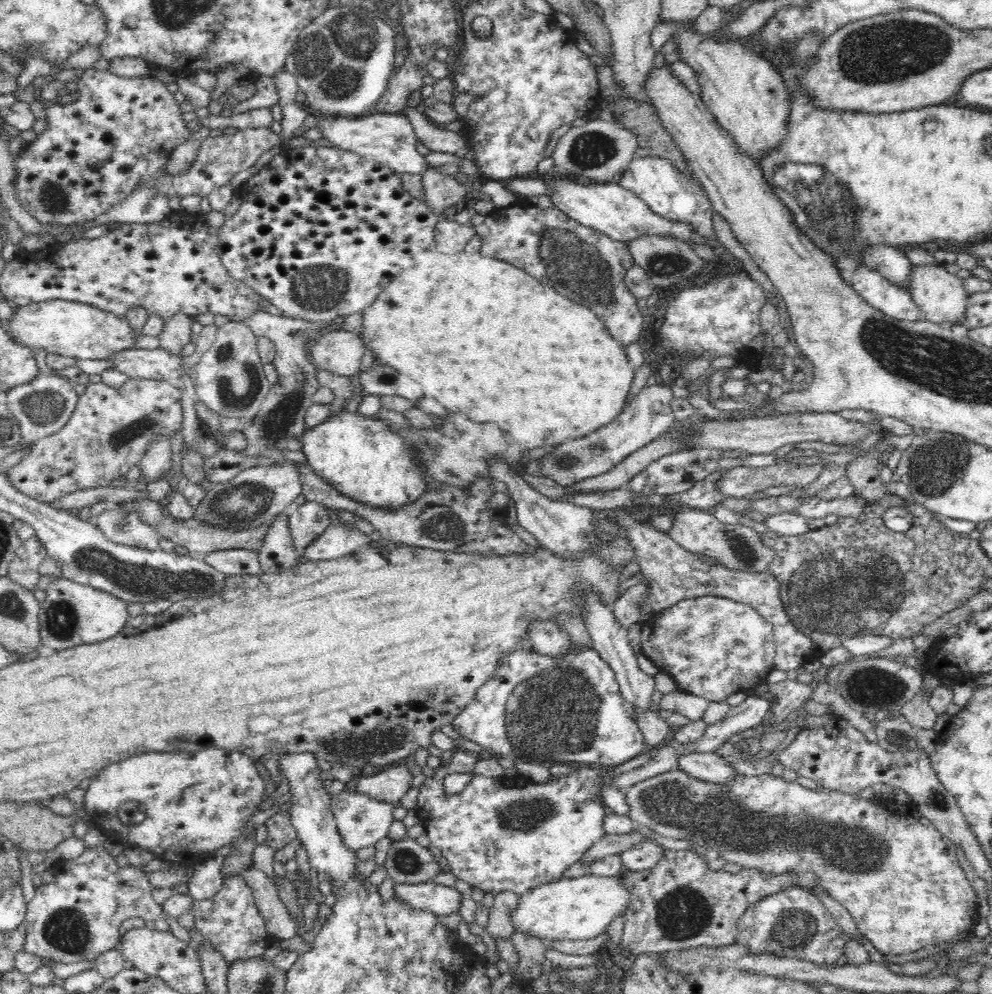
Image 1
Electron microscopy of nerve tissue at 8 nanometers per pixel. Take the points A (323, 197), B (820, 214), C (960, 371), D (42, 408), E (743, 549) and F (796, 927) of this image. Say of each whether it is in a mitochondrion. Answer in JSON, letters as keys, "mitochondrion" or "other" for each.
{"A":"other","B":"mitochondrion","C":"mitochondrion","D":"mitochondrion","E":"mitochondrion","F":"mitochondrion"}

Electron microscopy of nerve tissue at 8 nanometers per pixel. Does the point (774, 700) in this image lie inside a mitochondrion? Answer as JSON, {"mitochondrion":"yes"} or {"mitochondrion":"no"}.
{"mitochondrion":"no"}

